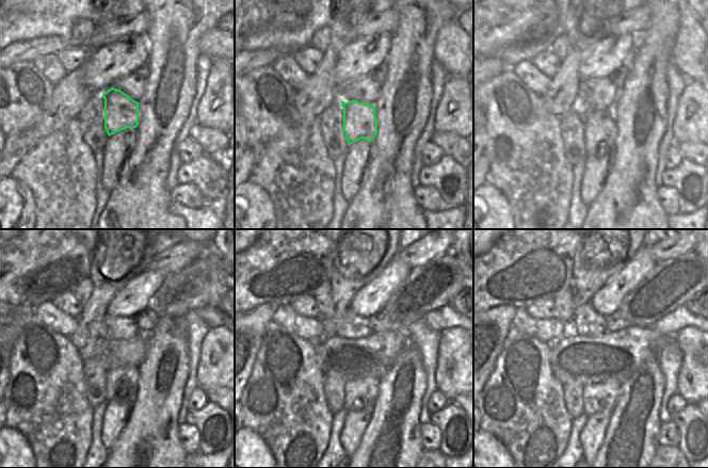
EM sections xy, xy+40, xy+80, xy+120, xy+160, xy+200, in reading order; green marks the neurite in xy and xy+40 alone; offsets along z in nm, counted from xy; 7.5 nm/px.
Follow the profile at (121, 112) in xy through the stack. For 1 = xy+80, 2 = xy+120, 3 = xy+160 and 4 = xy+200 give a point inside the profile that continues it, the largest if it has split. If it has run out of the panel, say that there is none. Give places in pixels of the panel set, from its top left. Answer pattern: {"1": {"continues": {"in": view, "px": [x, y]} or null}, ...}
{"1": {"continues": {"in": "xy+80", "px": [599, 128]}}, "2": {"continues": {"in": "xy+120", "px": [119, 380]}}, "3": {"continues": {"in": "xy+160", "px": [358, 394]}}, "4": {"continues": {"in": "xy+200", "px": [597, 398]}}}

